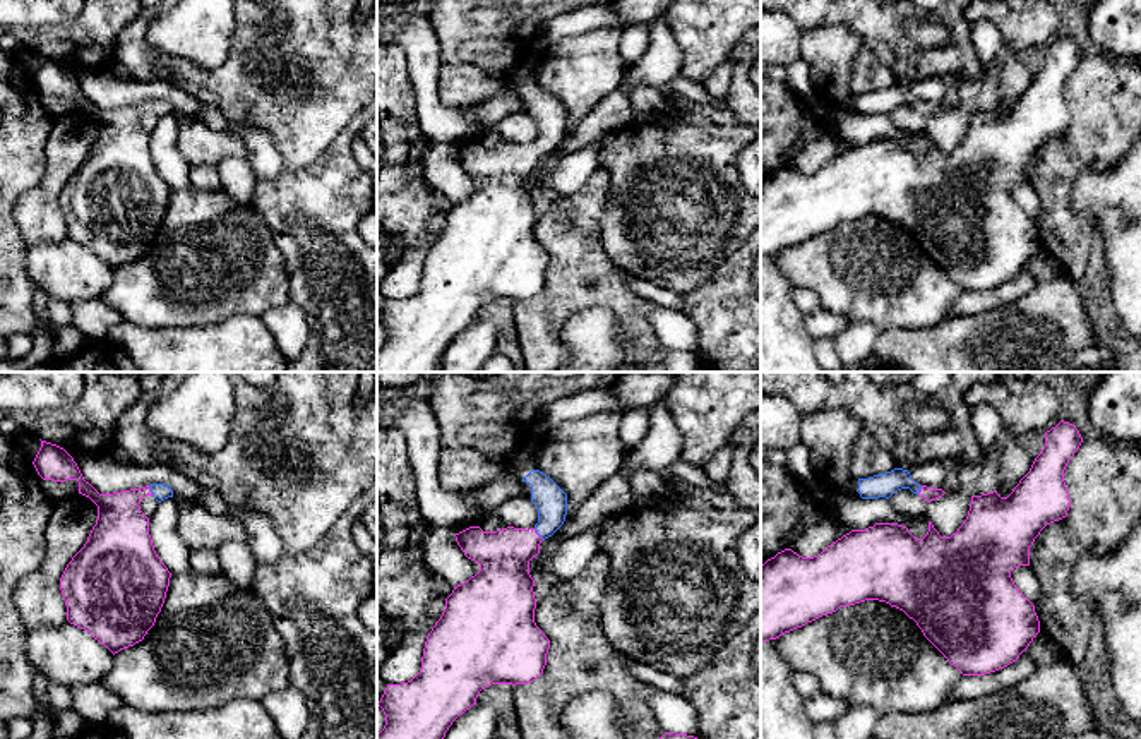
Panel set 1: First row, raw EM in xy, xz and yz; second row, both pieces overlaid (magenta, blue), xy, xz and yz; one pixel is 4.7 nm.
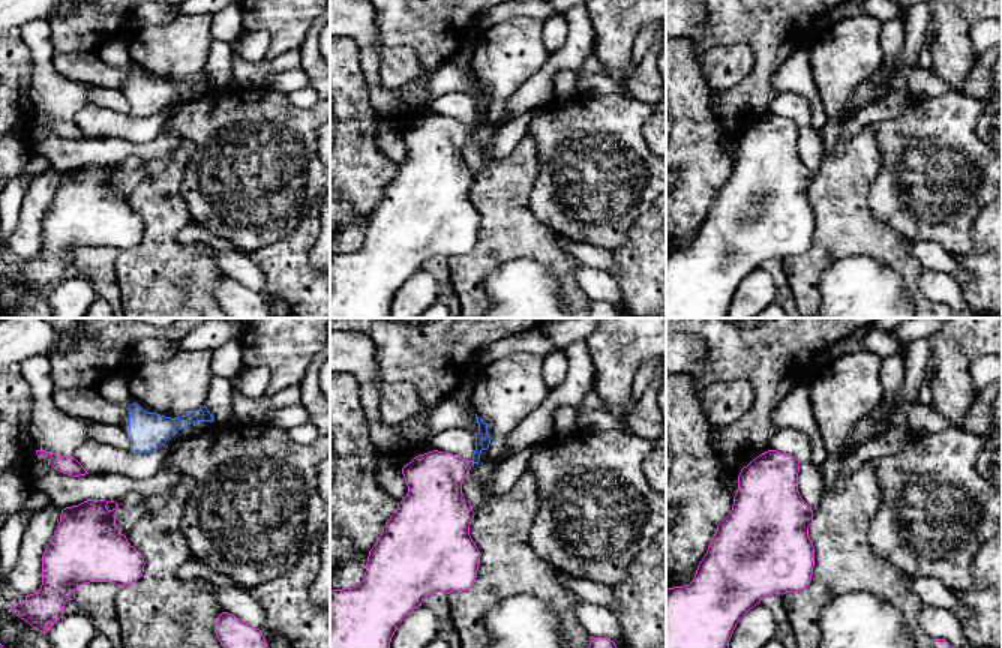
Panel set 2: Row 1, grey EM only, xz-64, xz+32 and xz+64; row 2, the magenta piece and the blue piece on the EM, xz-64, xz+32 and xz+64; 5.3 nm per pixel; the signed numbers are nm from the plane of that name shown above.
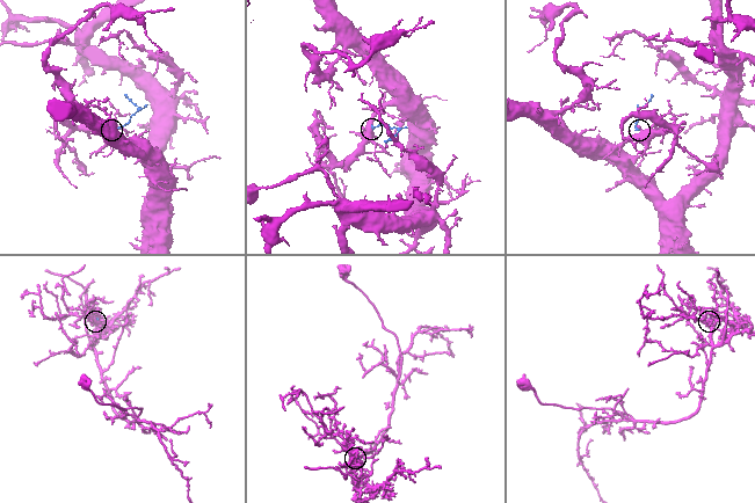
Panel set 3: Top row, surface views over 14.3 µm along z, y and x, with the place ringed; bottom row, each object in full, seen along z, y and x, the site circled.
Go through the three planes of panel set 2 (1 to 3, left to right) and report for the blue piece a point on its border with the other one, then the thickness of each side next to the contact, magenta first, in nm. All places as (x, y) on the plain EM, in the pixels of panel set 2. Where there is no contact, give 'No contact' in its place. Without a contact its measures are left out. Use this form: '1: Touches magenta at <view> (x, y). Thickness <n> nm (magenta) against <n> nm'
1: No contact
2: No contact
3: No contact

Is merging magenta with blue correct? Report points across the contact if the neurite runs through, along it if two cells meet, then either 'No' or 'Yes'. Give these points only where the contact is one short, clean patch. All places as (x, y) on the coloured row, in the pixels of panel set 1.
Path across: xz (504, 556), (537, 534), (550, 518), (550, 501). Yes

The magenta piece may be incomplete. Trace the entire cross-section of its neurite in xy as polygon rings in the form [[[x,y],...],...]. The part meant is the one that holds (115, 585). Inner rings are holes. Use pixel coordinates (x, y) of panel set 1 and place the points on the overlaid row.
[[[41,441],[33,461],[43,480],[77,480],[79,494],[98,506],[98,520],[84,547],[67,564],[60,590],[67,621],[105,645],[113,655],[142,641],[166,598],[171,573],[158,557],[140,499],[173,497],[166,484],[99,494],[84,480],[74,458]]]

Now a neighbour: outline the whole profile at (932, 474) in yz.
[[[937,461],[917,465],[908,472],[917,484],[927,485],[932,489],[942,489],[944,478],[947,475],[947,470]]]

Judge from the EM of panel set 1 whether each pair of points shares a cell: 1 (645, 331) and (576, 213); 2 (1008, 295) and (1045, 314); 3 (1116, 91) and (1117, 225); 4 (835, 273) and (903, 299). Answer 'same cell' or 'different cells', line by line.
1: same cell
2: different cells
3: different cells
4: same cell

